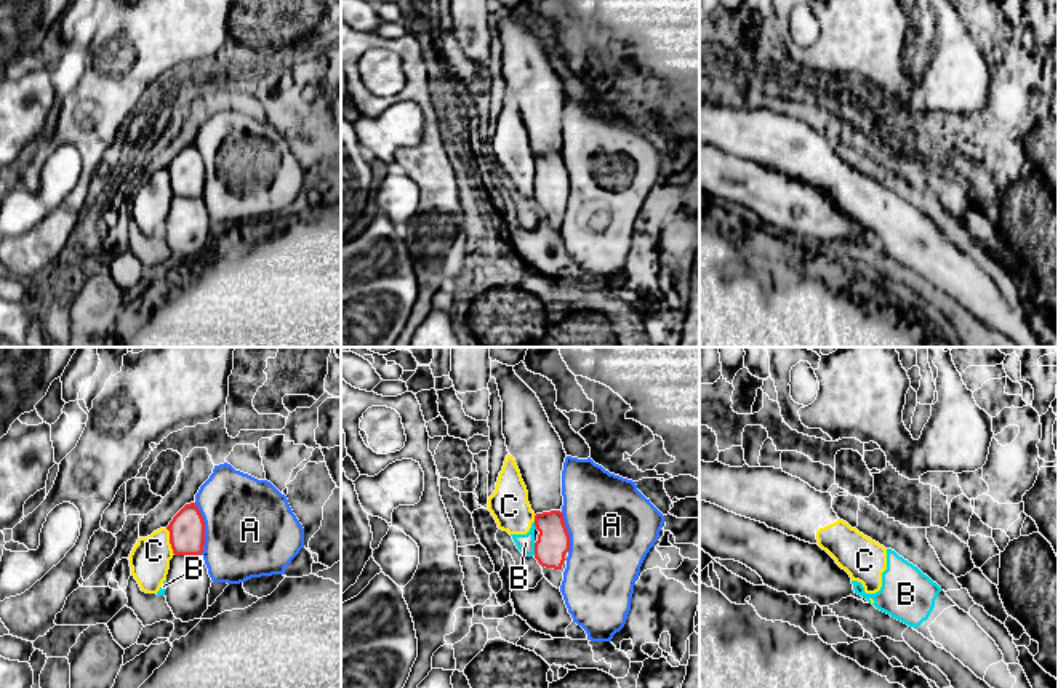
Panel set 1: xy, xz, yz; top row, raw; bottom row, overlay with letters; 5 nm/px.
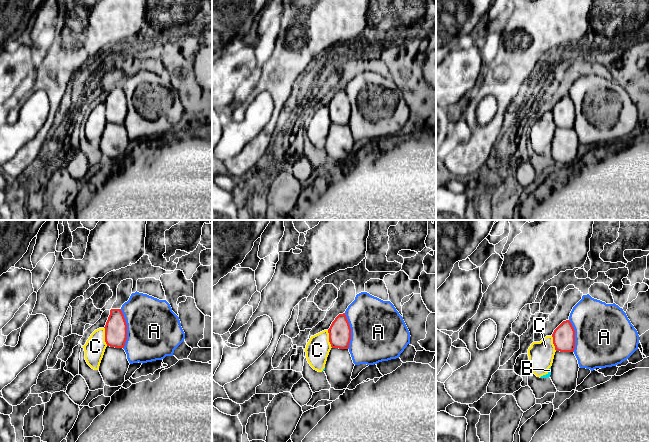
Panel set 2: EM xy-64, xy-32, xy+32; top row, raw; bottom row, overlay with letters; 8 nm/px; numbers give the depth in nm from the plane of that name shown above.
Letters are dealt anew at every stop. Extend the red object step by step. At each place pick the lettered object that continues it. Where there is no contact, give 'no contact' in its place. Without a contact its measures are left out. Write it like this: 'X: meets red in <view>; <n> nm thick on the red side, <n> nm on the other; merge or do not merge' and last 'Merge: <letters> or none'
A: meets red in xy; 180 nm thick on the red side, 460 nm on the other; do not merge
B: meets red in xz; 160 nm thick on the red side, 100 nm on the other; do not merge
C: meets red in xy; 180 nm thick on the red side, 200 nm on the other; do not merge
Merge: none

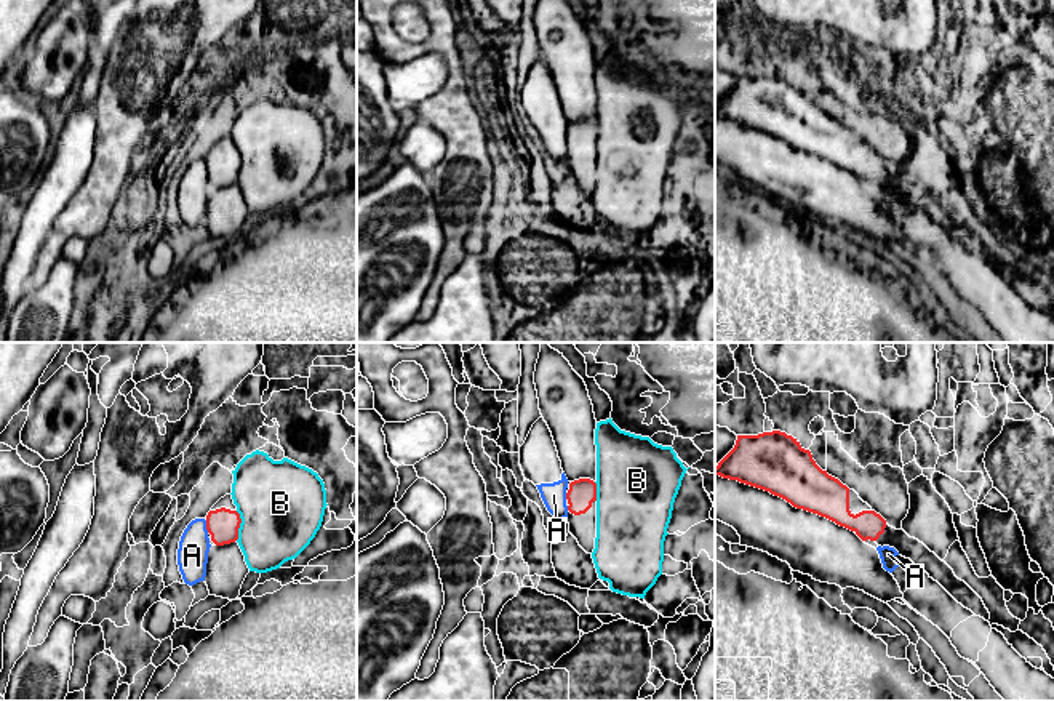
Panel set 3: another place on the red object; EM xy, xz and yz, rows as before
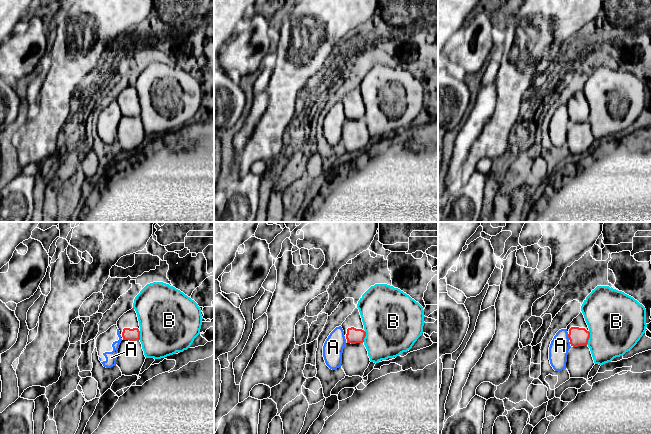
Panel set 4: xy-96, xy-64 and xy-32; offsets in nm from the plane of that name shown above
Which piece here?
A: meets red in xy; 160 nm thick on the red side, 160 nm on the other; do not merge
B: meets red in xy; 160 nm thick on the red side, 440 nm on the other; do not merge
Merge: none

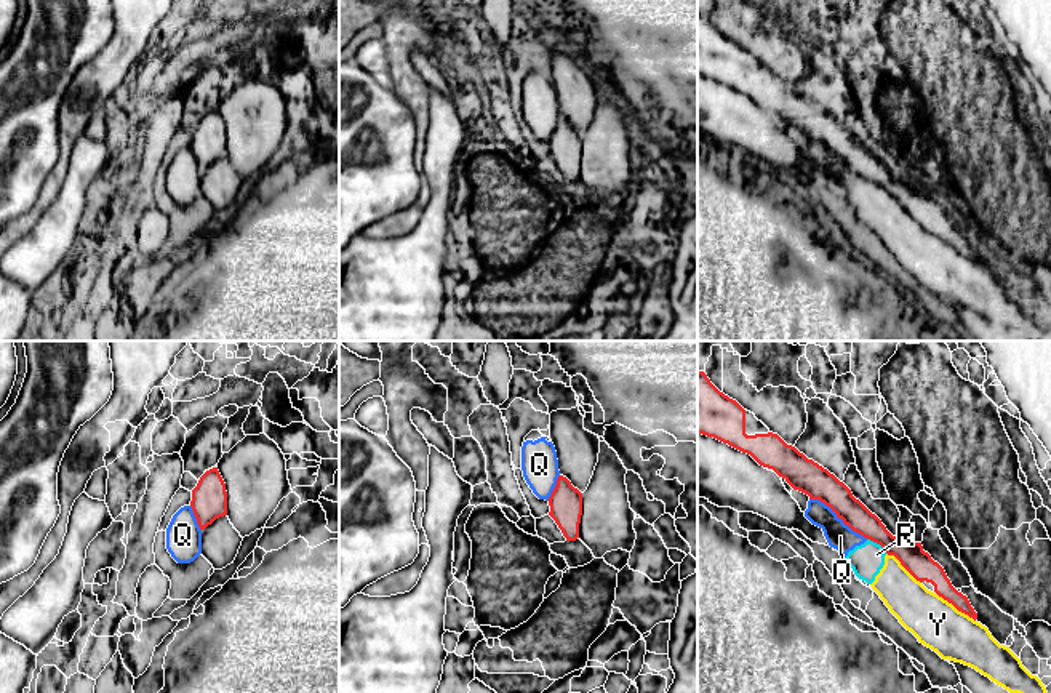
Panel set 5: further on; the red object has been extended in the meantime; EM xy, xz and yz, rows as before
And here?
Q: meets red in yz; 160 nm thick on the red side, 140 nm on the other; do not merge
R: meets red in yz; 140 nm thick on the red side, 160 nm on the other; do not merge
Y: meets red in yz; 130 nm thick on the red side, 240 nm on the other; do not merge
Merge: none

